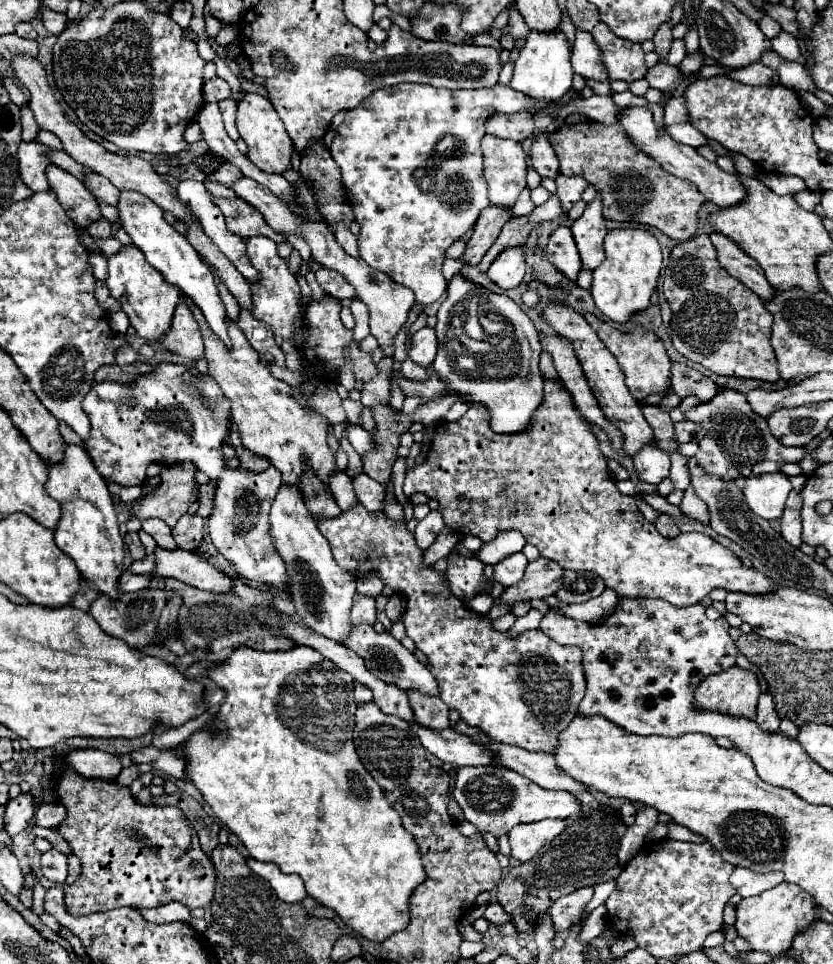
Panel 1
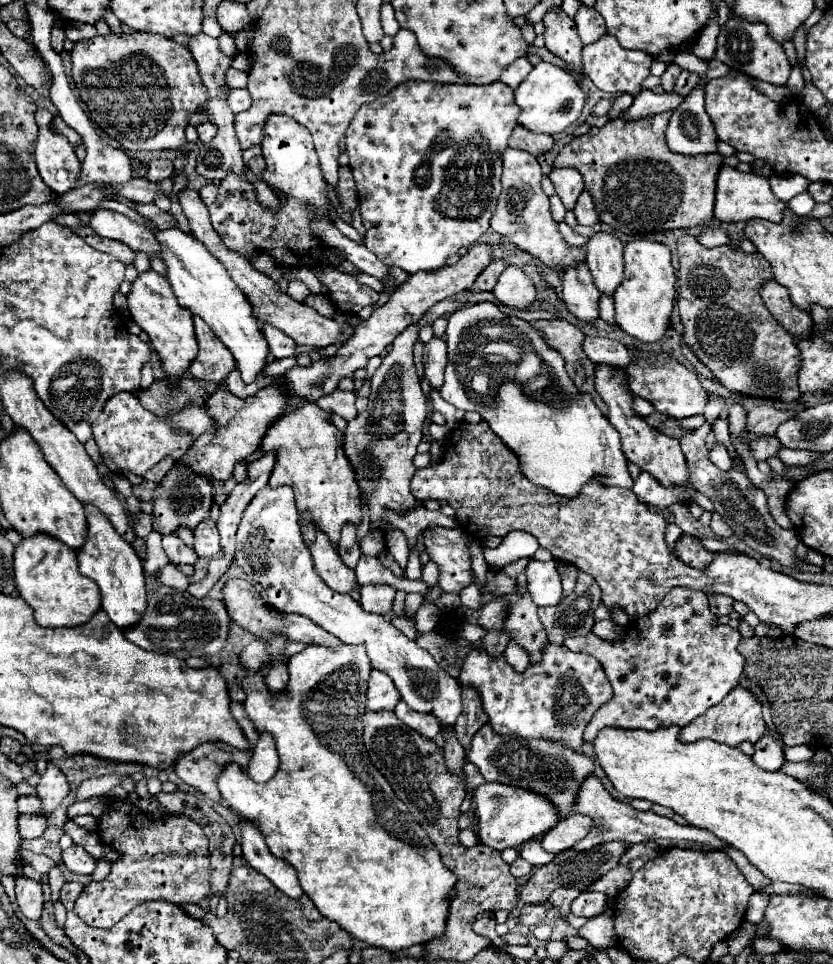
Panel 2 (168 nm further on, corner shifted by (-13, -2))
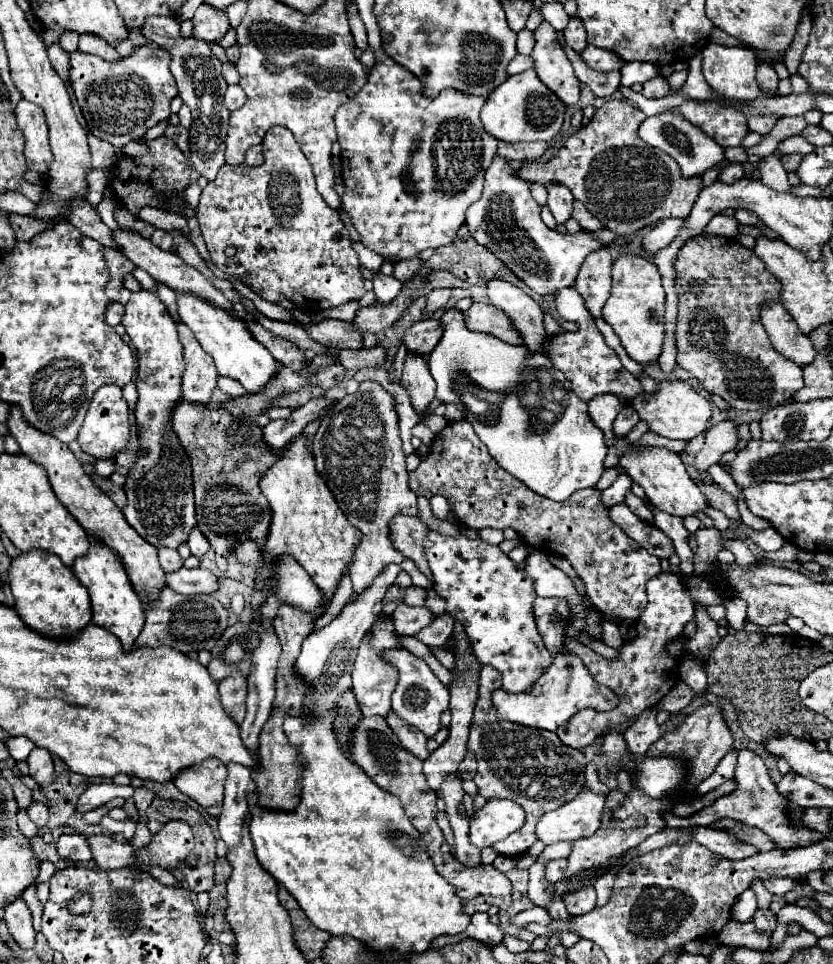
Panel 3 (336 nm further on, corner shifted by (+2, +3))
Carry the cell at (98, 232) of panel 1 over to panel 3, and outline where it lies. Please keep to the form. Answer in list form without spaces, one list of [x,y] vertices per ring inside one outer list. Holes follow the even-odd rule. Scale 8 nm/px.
[[[105,249],[105,261],[110,272],[110,280],[105,287],[105,293],[113,299],[119,301],[119,291],[123,287],[123,278],[127,274],[131,274],[135,265],[117,249]]]

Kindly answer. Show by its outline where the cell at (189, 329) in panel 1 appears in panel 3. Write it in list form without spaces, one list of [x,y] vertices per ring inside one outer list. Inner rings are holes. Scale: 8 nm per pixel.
[[[179,323],[177,329],[179,329],[179,341],[183,345],[183,357],[185,357],[183,401],[207,405],[213,395],[219,373],[215,369],[213,359],[197,343],[193,331],[185,323]]]

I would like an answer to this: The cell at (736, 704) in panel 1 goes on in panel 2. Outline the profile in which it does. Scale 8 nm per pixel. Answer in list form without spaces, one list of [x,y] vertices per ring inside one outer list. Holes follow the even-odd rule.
[[[736,686],[736,688],[732,688],[732,692],[728,692],[728,696],[720,704],[708,708],[702,716],[692,720],[692,724],[684,726],[680,730],[680,740],[696,742],[700,738],[710,738],[710,740],[716,740],[716,742],[722,742],[728,746],[738,746],[744,740],[756,742],[764,732],[766,732],[766,726],[764,726],[764,718],[762,718],[762,702],[748,688]]]

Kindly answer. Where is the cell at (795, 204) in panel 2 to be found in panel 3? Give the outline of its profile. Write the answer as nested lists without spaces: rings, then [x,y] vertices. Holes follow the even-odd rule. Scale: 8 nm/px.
[[[769,155],[769,157],[763,157],[759,161],[759,167],[761,167],[761,181],[775,189],[775,191],[783,191],[787,193],[789,191],[789,181],[787,181],[787,171],[783,169],[781,165],[781,159],[777,159],[775,155]]]

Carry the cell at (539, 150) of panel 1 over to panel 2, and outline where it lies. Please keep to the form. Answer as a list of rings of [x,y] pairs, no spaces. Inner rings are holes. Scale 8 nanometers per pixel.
[[[552,168],[548,176],[556,188],[556,194],[564,202],[564,206],[572,210],[576,204],[576,198],[584,188],[582,176],[576,172],[576,168]]]

